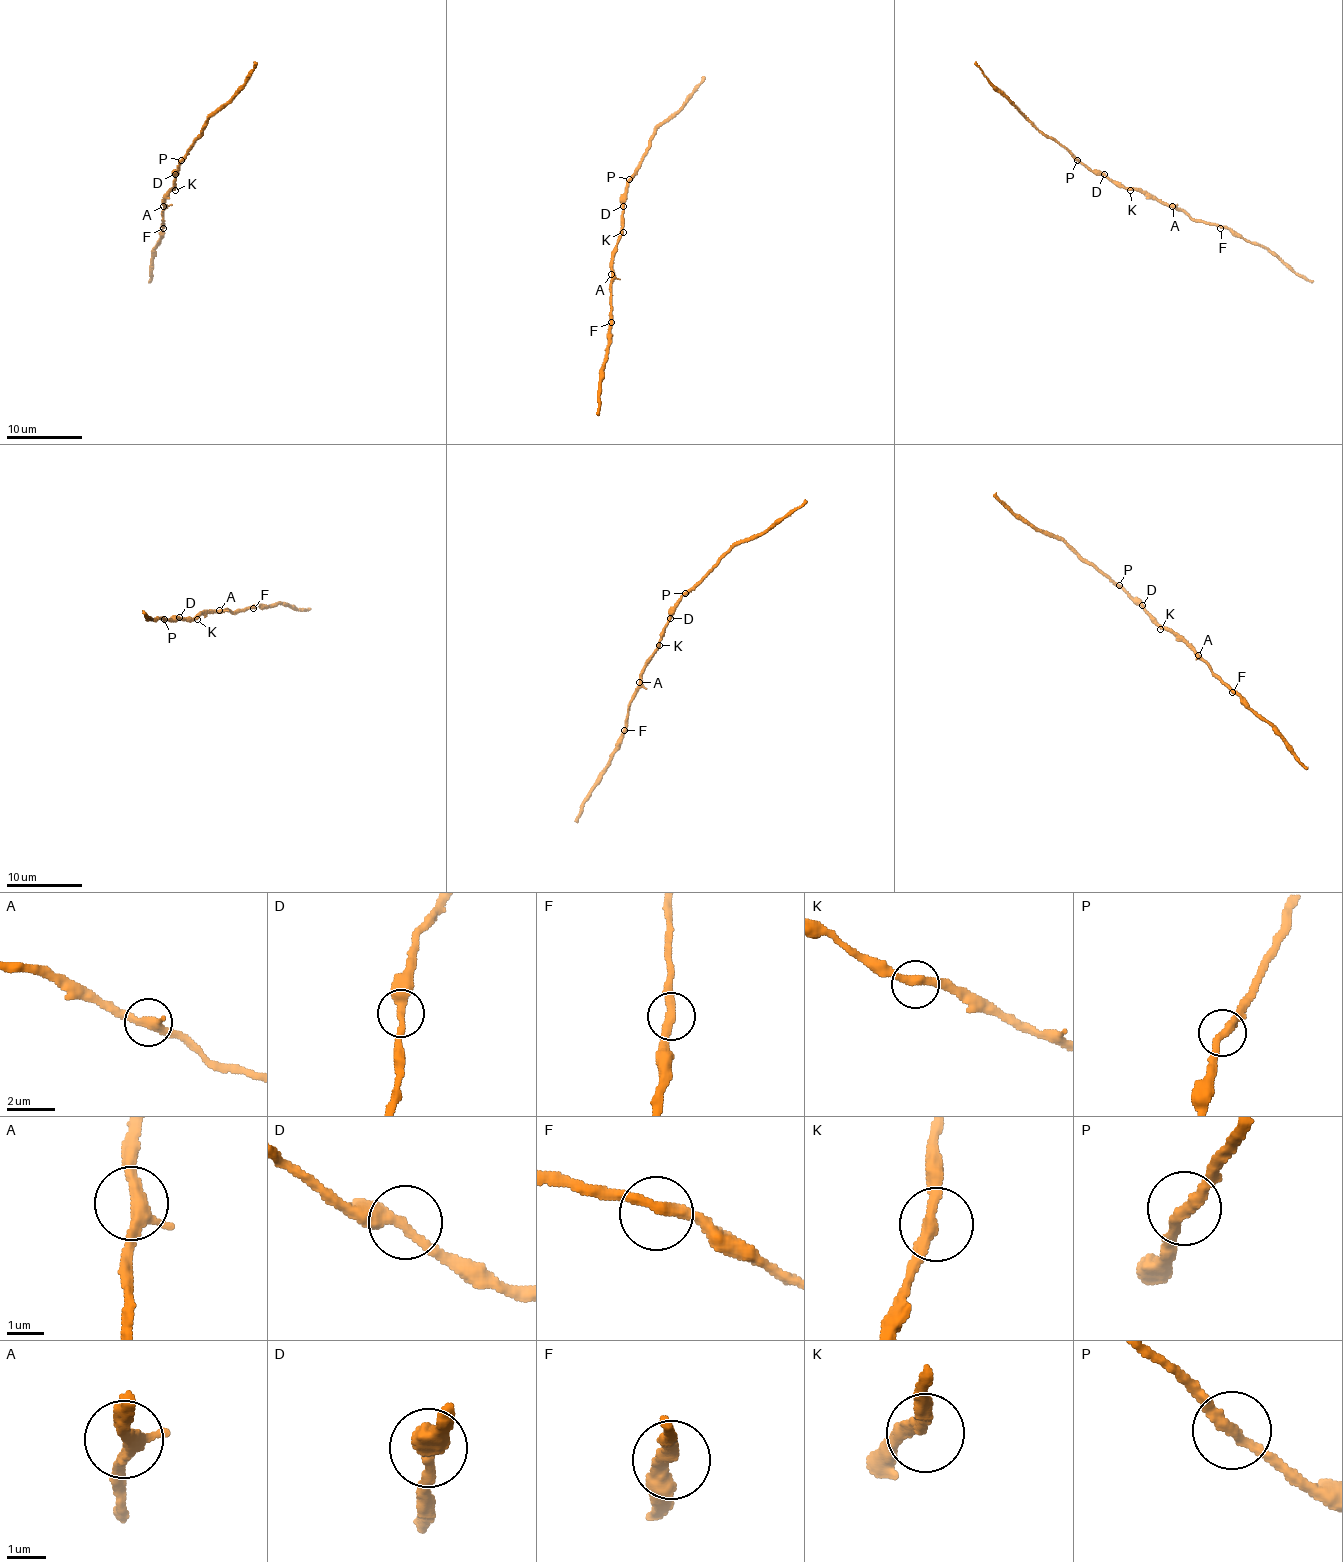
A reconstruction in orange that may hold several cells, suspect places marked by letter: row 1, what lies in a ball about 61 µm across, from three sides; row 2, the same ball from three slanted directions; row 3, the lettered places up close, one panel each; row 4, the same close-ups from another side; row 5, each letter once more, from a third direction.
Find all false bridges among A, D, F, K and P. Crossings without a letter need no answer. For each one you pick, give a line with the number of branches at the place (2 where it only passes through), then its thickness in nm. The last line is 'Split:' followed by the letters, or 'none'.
Split: none

